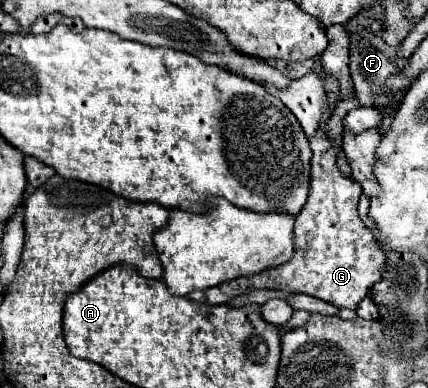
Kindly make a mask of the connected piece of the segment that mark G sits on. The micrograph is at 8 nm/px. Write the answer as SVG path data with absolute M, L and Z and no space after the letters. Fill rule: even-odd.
M329 117L321 121L321 129L317 129L317 137L311 141L311 193L303 207L303 211L295 217L293 257L277 269L267 269L255 277L241 277L235 281L221 283L207 291L193 291L189 297L199 303L209 305L225 305L233 297L249 293L253 289L279 289L289 295L287 303L299 311L321 313L321 315L337 315L337 307L357 309L361 299L369 293L369 289L381 281L381 271L385 265L385 253L377 249L373 243L371 231L363 225L357 213L361 185L355 179L343 175L337 167L339 145L325 137ZM305 293L305 295L301 295ZM327 301L327 303L325 303ZM333 303L333 305L331 305Z

